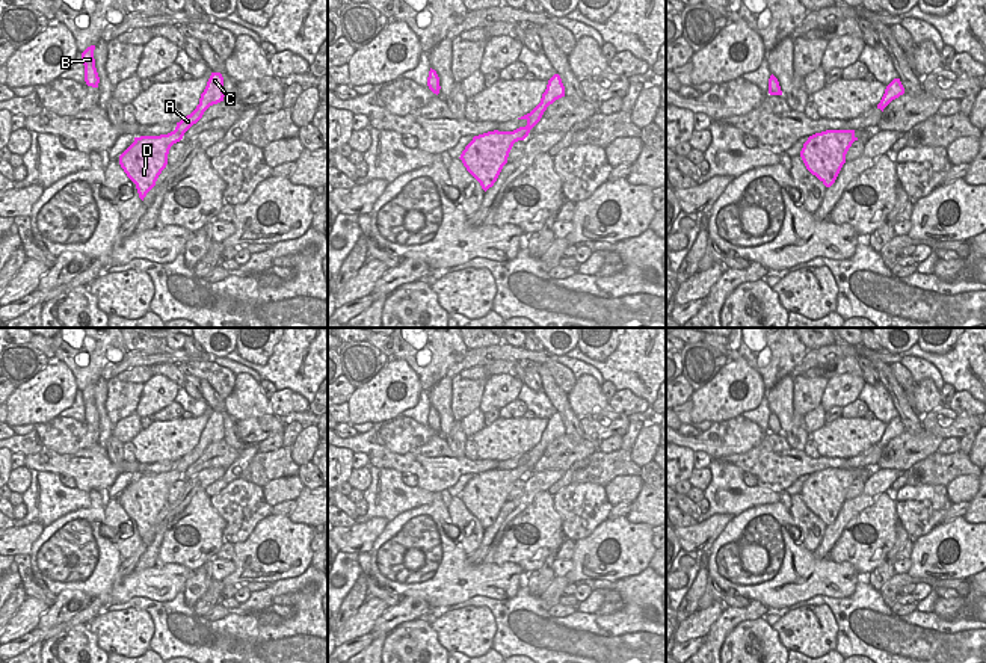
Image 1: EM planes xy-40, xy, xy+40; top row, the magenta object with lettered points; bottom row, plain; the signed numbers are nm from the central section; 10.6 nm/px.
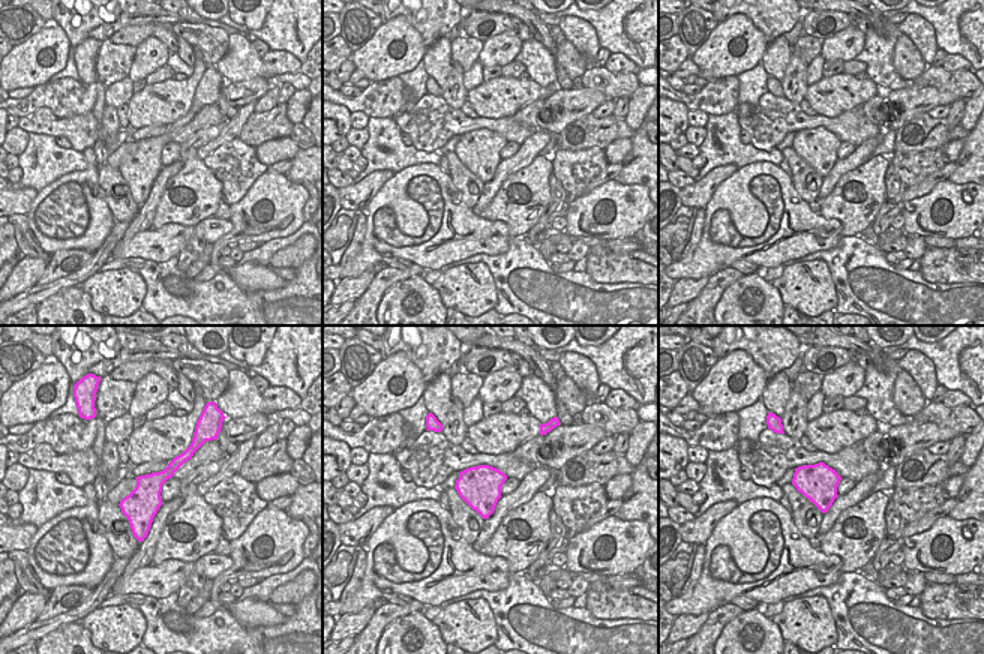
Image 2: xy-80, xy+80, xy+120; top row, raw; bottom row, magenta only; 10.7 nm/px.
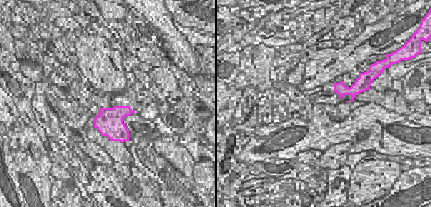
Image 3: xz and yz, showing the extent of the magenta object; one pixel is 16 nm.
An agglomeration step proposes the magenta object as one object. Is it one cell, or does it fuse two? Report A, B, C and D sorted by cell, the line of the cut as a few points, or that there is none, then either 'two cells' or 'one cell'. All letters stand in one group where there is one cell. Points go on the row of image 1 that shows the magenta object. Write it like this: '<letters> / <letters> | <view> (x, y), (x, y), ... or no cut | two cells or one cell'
A B C D | no cut | one cell

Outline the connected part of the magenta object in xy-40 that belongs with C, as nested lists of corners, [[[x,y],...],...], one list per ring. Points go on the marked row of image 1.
[[[211,72],[199,104],[190,115],[177,122],[174,131],[134,137],[134,142],[119,156],[119,165],[136,184],[142,201],[166,168],[171,146],[183,139],[184,133],[202,118],[210,106],[223,101],[223,97],[223,77],[220,72]]]

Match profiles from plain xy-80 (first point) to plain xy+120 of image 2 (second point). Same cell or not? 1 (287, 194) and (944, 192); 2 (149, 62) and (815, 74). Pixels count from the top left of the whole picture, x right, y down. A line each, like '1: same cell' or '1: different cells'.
1: same cell
2: different cells

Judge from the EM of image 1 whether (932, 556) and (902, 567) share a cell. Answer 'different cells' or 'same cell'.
different cells

